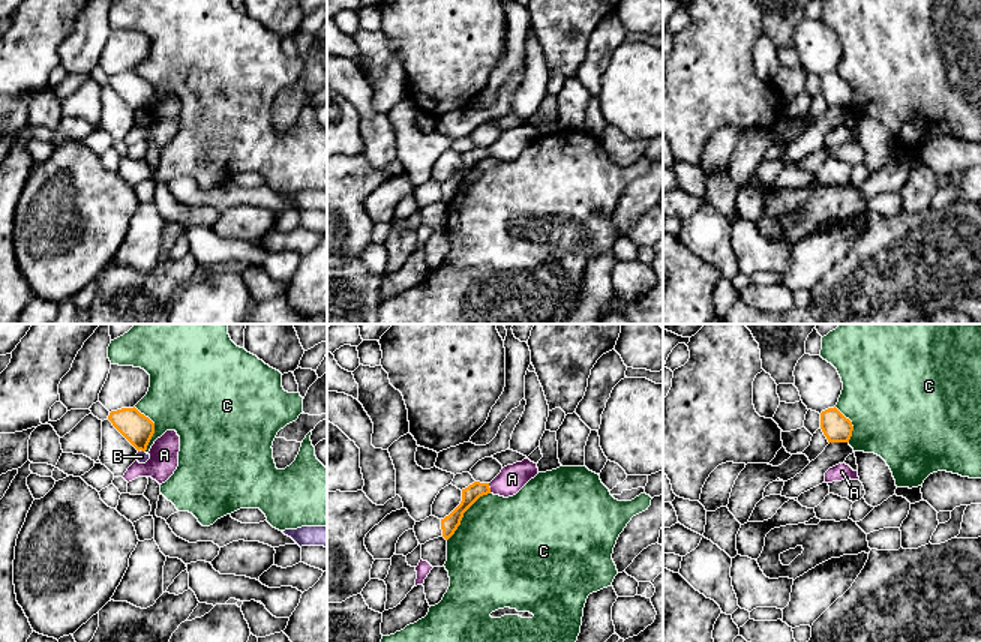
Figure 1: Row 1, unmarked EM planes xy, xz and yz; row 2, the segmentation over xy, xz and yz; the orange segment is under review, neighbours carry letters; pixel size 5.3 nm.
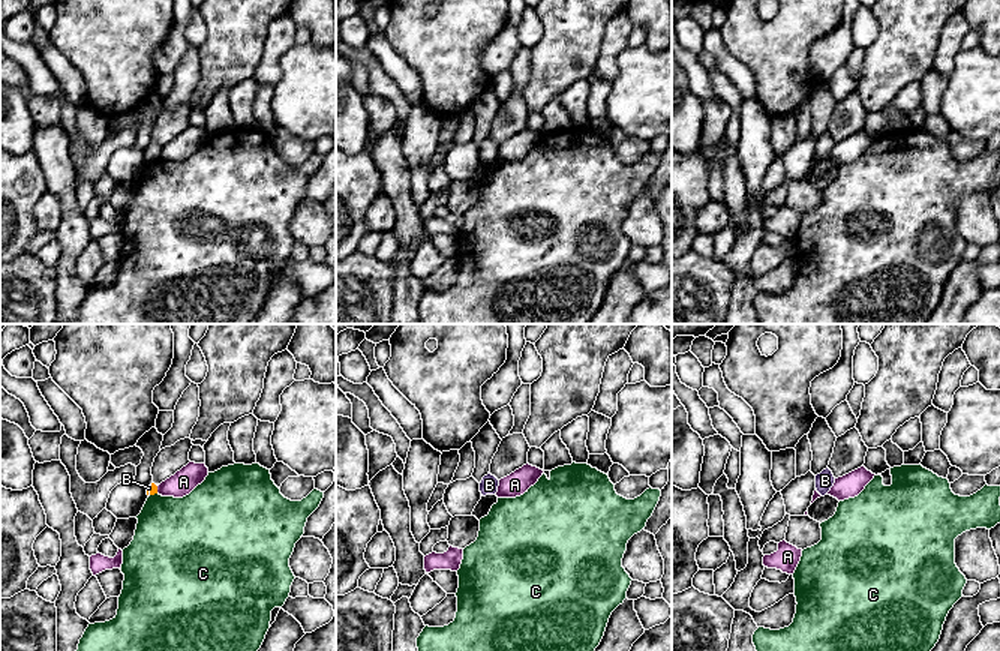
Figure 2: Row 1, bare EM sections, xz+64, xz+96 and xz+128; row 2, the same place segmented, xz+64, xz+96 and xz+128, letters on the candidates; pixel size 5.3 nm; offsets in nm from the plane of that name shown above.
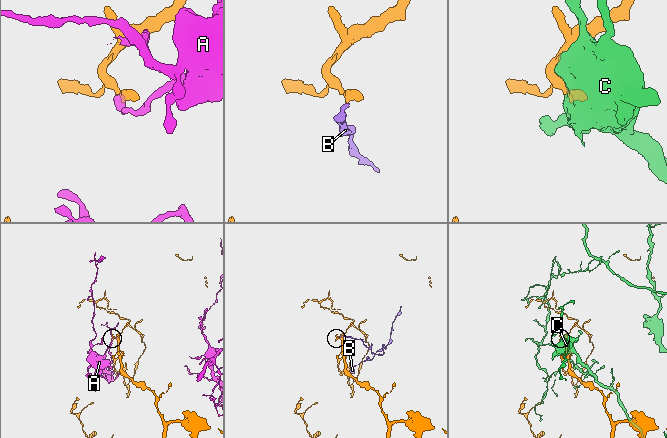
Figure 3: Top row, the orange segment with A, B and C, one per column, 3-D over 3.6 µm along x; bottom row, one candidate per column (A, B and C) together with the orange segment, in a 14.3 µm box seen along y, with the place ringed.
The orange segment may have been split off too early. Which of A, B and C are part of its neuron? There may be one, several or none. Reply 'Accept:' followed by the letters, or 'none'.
Accept: B

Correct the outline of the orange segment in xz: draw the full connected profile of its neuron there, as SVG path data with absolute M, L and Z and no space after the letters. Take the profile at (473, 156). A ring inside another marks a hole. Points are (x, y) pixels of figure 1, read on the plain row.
M474 146L468 152L462 153L460 168L444 183L441 183L442 201L448 204L464 182L464 177L483 159L490 158L489 147Z

